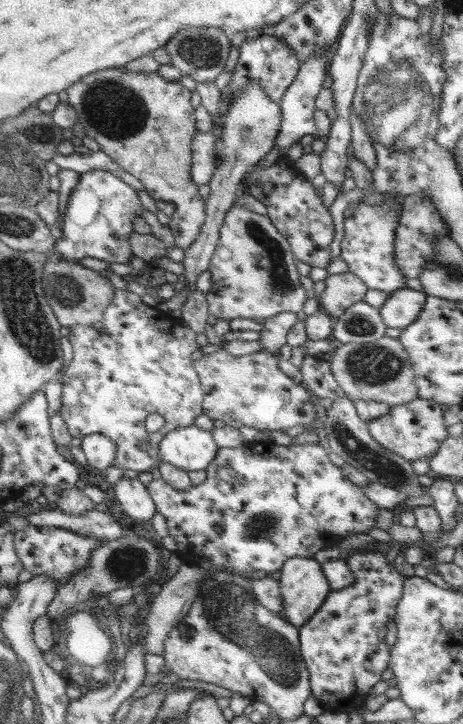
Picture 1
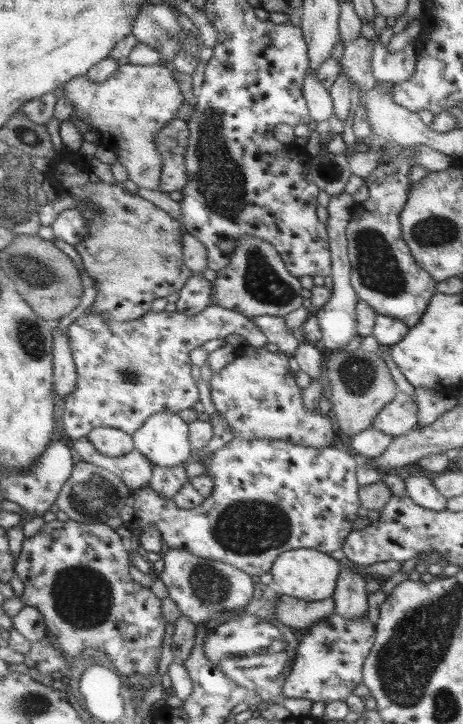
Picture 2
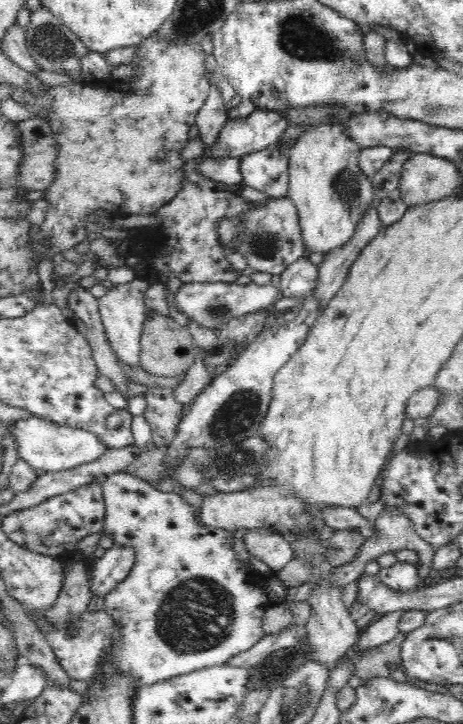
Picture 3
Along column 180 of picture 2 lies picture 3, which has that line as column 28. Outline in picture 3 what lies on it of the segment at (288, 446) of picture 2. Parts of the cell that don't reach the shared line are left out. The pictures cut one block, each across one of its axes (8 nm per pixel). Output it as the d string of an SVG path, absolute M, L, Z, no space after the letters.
M90 482L78 486L73 491L44 500L36 506L16 510L3 517L2 528L6 536L34 553L57 558L80 556L76 550L78 542L90 534L103 531L106 516L103 482Z

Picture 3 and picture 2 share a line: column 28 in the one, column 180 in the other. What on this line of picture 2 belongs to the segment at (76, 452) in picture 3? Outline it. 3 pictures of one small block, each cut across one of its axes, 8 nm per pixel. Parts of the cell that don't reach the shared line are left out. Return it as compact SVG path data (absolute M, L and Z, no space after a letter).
M153 414L132 435L134 449L158 466L180 466L190 458L189 426L179 414Z

